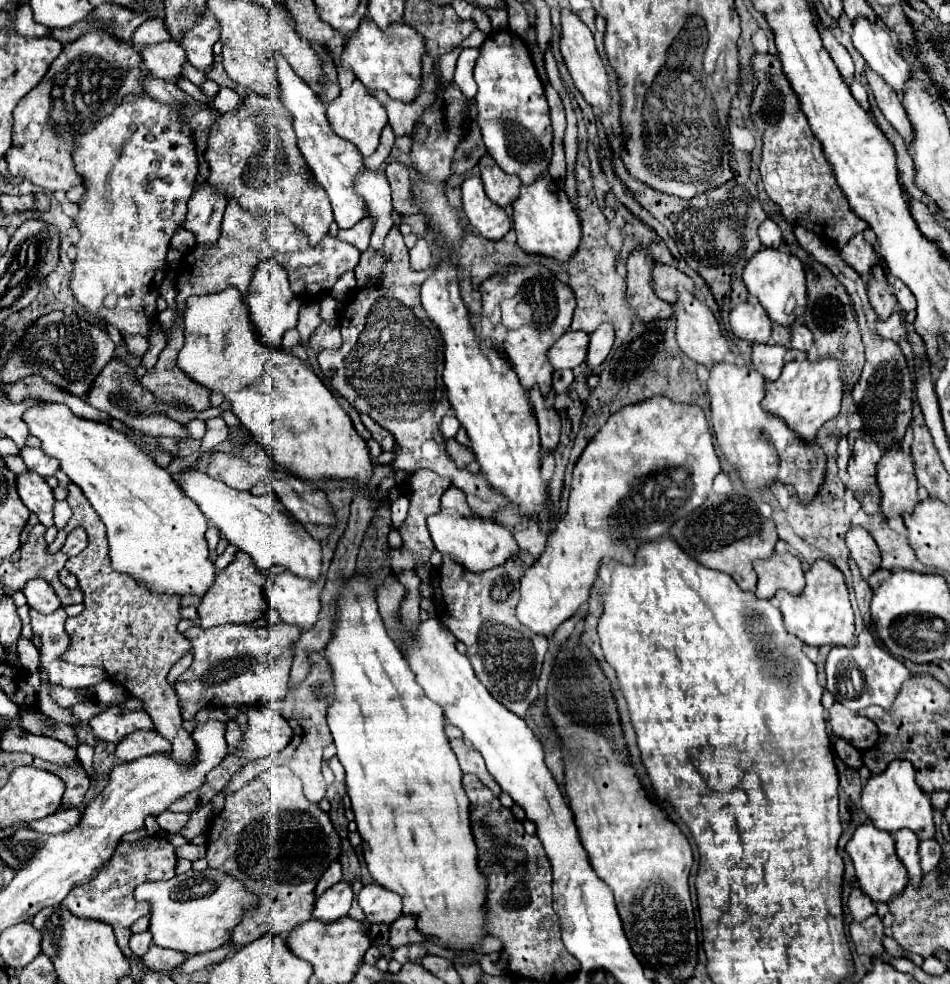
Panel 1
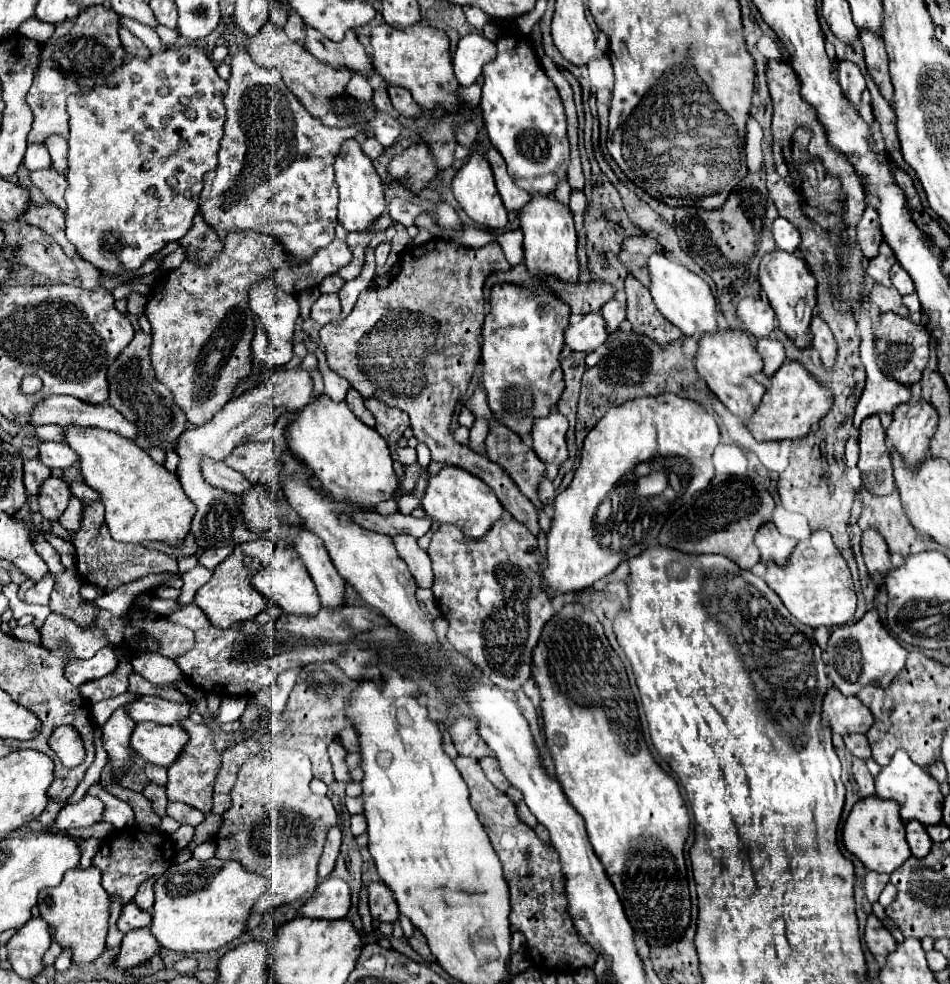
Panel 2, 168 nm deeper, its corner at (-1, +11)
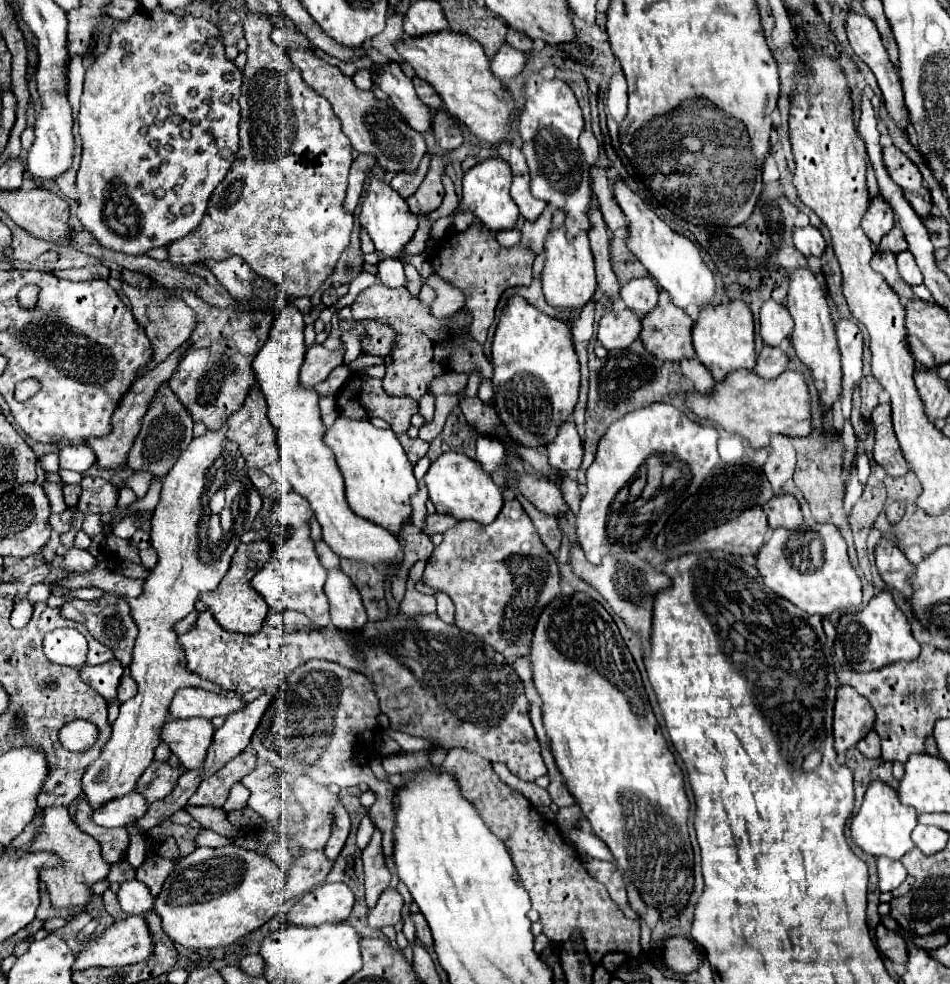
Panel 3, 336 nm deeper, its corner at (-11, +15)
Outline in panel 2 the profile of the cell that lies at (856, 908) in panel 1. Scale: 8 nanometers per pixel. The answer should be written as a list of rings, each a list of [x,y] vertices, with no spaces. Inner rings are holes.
[[[868,871],[866,877],[864,877],[864,891],[866,891],[866,899],[870,903],[876,903],[878,901],[878,895],[882,893],[884,885],[890,881],[890,875],[880,875],[880,873],[874,873],[874,871]]]

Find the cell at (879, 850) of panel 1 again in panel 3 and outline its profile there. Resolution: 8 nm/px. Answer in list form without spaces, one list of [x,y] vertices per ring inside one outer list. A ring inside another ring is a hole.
[[[872,781],[872,785],[868,785],[862,807],[852,817],[852,823],[850,823],[852,841],[864,853],[874,857],[884,855],[888,859],[900,859],[904,853],[908,853],[914,847],[910,839],[910,833],[914,827],[916,827],[916,811],[902,805],[898,799],[898,793],[890,785],[884,785],[882,781]]]

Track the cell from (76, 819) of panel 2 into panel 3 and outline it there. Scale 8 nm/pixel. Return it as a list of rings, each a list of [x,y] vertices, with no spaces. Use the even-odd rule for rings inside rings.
[[[132,791],[120,799],[106,803],[100,811],[94,811],[92,821],[102,827],[126,827],[140,819],[148,811],[148,805],[140,793]]]

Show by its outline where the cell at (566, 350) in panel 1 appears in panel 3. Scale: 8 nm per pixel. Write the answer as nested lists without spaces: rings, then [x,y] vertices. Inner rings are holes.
[[[630,309],[608,311],[598,325],[598,341],[608,349],[626,349],[640,337],[640,317]]]

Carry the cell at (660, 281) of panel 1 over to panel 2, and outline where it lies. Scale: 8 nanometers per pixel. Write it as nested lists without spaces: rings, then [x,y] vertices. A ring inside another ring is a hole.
[[[640,235],[640,237],[630,237],[624,241],[620,259],[628,267],[628,271],[644,285],[650,287],[650,273],[646,271],[646,261],[654,253],[666,253],[666,249],[652,237]]]

